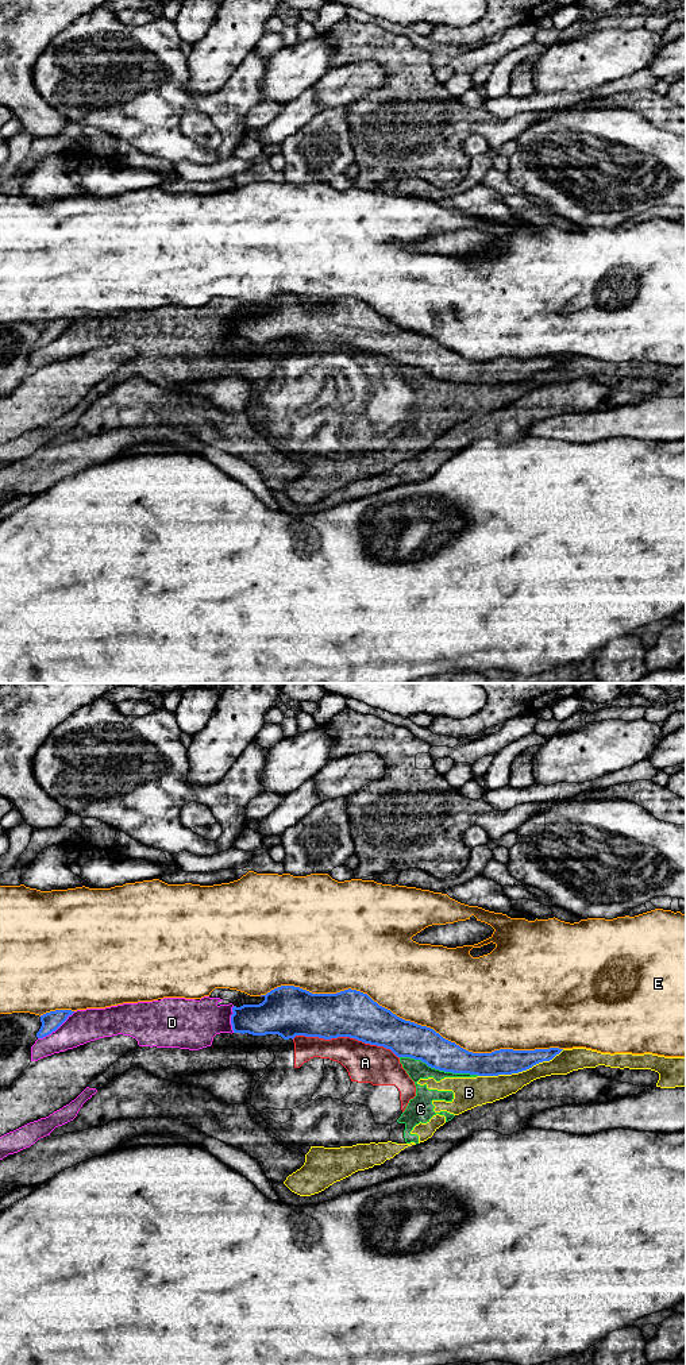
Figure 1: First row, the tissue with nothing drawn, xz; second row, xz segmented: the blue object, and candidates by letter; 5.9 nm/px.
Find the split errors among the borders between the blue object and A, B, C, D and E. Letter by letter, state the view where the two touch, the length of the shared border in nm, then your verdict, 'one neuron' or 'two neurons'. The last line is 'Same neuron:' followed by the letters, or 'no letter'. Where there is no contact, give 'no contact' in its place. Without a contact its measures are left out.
A: xz | 650 nm | two neurons
B: xz | 550 nm | two neurons
C: xz | 480 nm | two neurons
D: xz | 280 nm | two neurons
E: xz | 1800 nm | two neurons
Same neuron: no letter

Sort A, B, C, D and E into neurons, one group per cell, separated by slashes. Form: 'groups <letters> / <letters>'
groups A B C D / E

